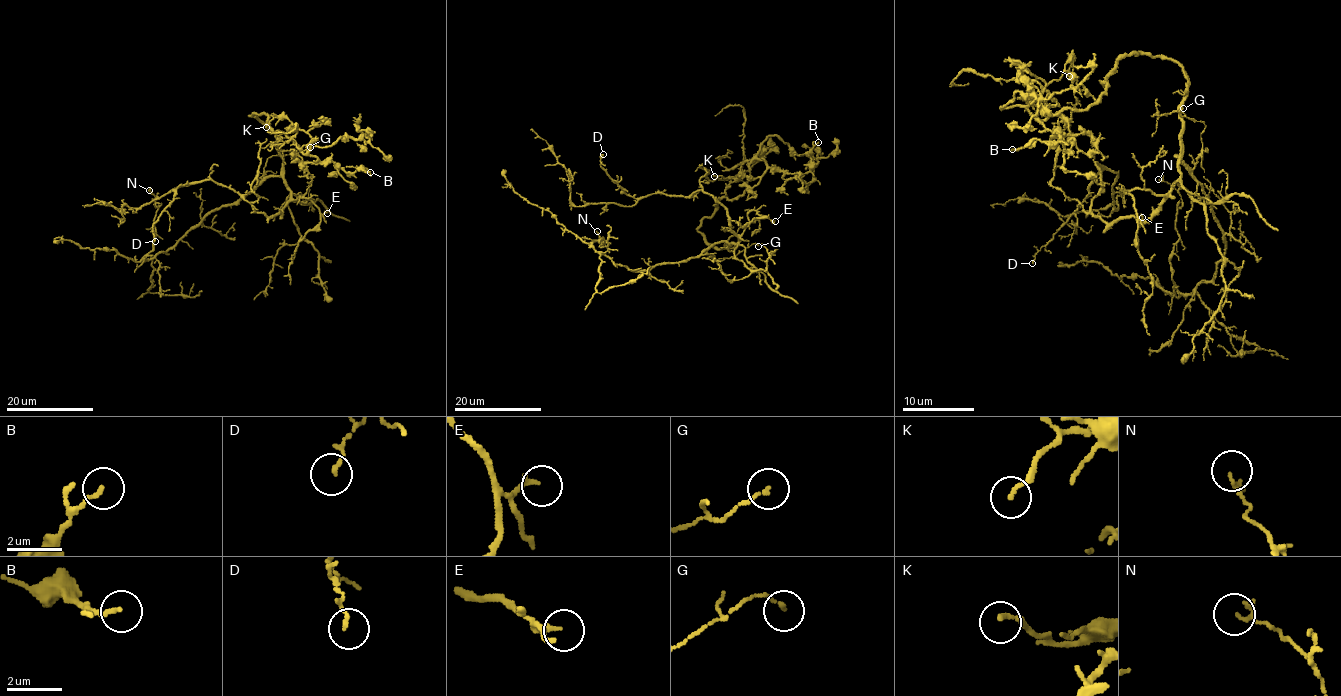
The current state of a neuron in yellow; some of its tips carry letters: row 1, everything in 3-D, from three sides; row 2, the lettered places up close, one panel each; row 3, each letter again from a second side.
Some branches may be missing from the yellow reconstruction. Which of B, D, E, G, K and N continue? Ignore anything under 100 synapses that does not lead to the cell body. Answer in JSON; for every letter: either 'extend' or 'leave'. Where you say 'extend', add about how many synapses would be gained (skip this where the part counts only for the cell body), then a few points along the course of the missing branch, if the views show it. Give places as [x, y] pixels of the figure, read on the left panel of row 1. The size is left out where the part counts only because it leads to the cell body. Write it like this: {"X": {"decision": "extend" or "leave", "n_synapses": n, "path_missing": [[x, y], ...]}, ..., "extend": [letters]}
{"B": {"decision": "leave"}, "D": {"decision": "leave"}, "E": {"decision": "leave"}, "G": {"decision": "leave"}, "K": {"decision": "leave"}, "N": {"decision": "leave"}, "extend": []}

